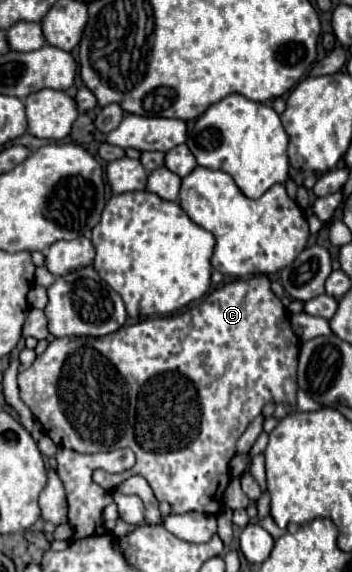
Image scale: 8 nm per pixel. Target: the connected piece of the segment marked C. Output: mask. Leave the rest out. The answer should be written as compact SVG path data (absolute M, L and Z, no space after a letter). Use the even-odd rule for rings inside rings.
M254 276L248 280L236 280L230 284L224 284L222 288L214 290L208 294L200 304L194 308L172 314L172 316L158 316L158 318L148 318L132 326L122 326L118 332L112 332L102 338L94 336L74 336L74 338L54 338L46 352L36 358L36 362L22 370L18 374L18 386L20 386L20 398L24 404L32 410L32 414L40 420L44 432L58 444L76 452L86 452L86 454L96 454L96 452L108 452L116 448L130 448L136 454L136 464L134 468L122 472L122 474L106 474L104 470L96 470L92 474L92 480L106 488L108 492L114 492L118 484L134 474L146 476L150 488L158 496L160 502L170 504L170 514L182 514L182 512L202 512L202 514L220 514L224 510L224 490L230 484L230 474L228 474L228 462L236 456L236 442L248 428L248 424L262 412L262 406L266 402L276 402L276 404L292 404L296 406L296 358L298 358L298 348L300 340L290 328L290 318L282 302L274 296L270 290L270 280L268 276Z

